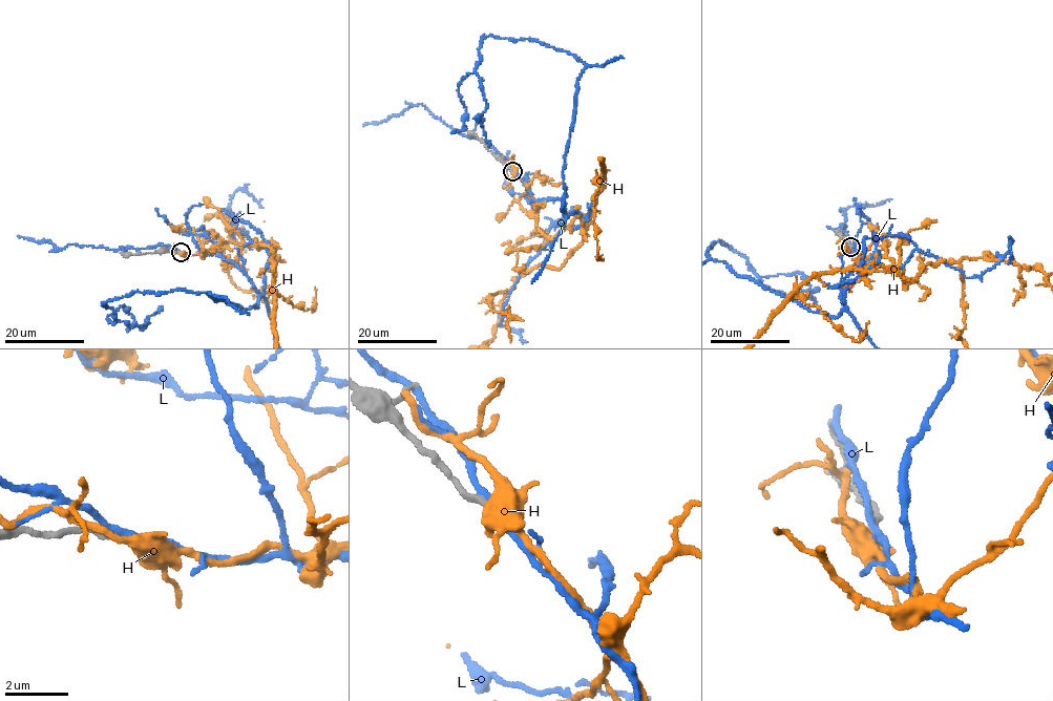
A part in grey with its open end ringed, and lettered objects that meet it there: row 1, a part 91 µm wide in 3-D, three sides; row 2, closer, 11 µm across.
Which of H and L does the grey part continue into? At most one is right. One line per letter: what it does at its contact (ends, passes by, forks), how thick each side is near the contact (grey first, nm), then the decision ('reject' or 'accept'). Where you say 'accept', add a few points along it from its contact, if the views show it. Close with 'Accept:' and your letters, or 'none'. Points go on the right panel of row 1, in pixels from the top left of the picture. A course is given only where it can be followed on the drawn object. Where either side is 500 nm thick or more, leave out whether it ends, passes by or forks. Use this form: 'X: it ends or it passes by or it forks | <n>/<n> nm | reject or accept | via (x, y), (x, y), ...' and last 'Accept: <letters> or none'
H: it forks | 200/400 nm | reject
L: it passes by | 220/190 nm | reject
Accept: none

